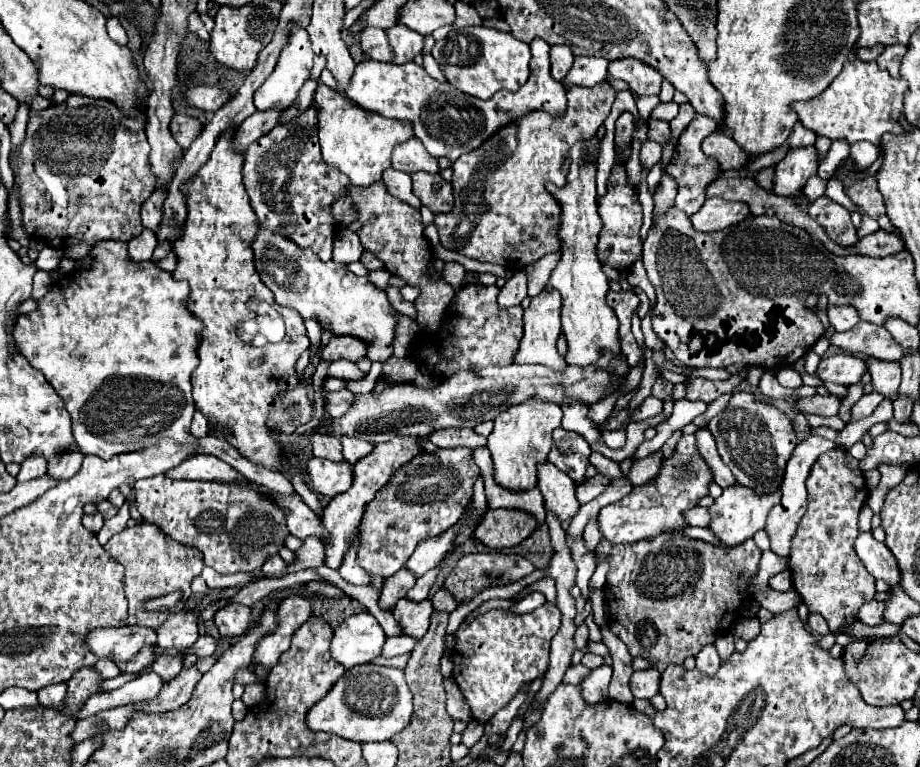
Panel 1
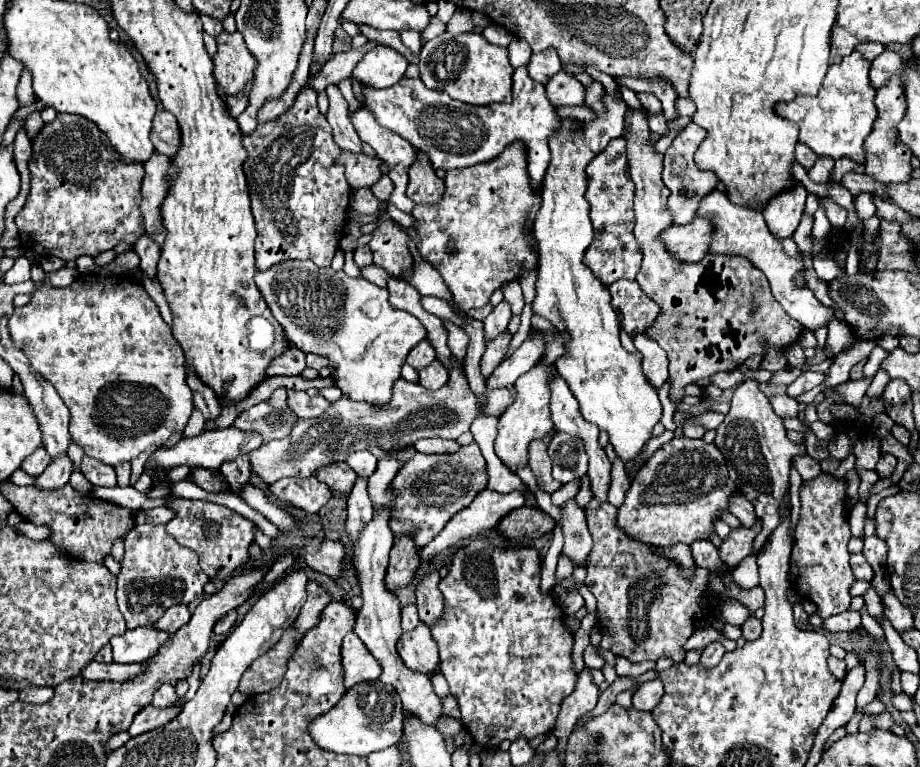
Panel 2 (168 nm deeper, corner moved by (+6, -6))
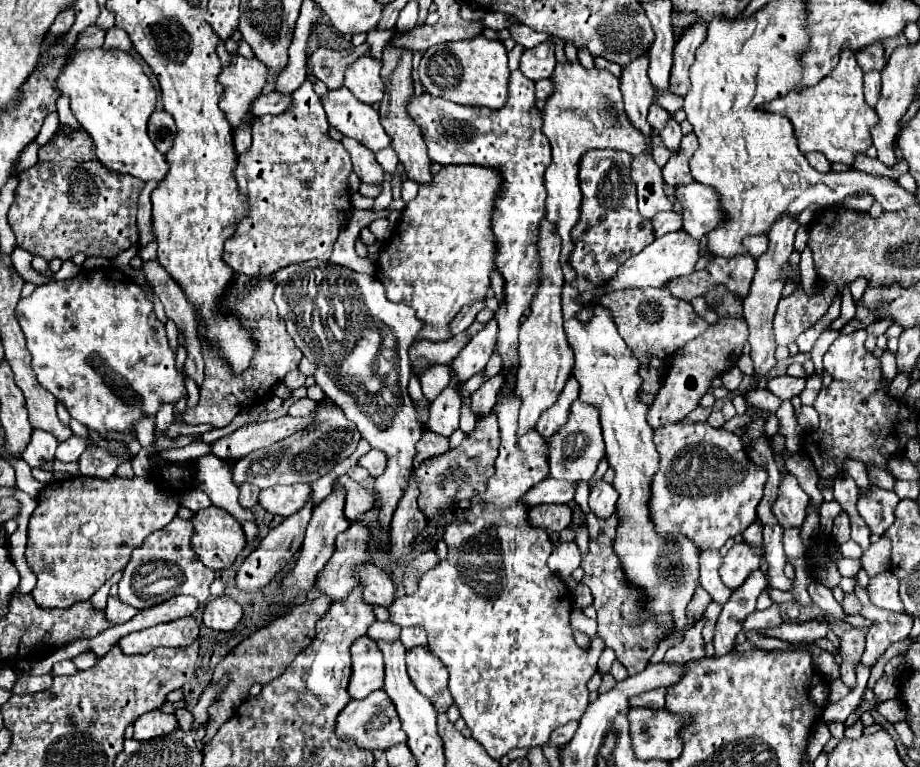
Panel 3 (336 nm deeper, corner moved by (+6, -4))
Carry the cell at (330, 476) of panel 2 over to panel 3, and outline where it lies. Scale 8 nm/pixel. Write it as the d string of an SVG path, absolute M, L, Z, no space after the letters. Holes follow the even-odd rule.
M347 474L335 480L335 486L341 484L347 490L347 500L345 500L345 516L349 520L357 520L365 512L377 506L377 496L365 488L361 488L357 482L353 482Z

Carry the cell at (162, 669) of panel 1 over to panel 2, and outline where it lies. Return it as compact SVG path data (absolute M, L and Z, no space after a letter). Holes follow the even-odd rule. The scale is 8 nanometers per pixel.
M161 684L161 688L155 692L155 696L153 696L153 704L157 706L157 708L165 708L165 706L171 706L171 704L175 704L179 698L177 698L177 694L175 694L175 688L171 686L171 684Z

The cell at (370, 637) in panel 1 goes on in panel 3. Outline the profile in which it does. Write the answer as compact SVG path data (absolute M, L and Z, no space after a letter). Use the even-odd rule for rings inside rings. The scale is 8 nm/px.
M367 636L359 638L351 646L353 656L353 672L349 682L349 696L351 698L365 698L375 690L383 688L383 654L373 640Z

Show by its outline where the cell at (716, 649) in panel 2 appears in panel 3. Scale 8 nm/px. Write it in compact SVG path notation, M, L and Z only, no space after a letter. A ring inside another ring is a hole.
M755 570L741 588L737 588L729 602L723 606L723 612L715 626L715 654L729 654L735 644L735 636L743 630L745 618L755 612L757 596L761 590L767 588L767 578L761 574L761 570Z

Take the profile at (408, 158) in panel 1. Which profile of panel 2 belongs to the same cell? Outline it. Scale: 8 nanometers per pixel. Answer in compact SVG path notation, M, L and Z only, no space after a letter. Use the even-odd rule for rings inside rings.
M359 108L359 112L355 112L355 114L351 116L351 122L353 122L353 126L355 126L359 138L361 138L363 142L367 142L367 144L375 150L375 154L387 164L387 176L389 176L389 178L393 180L393 184L395 184L395 190L393 190L390 196L389 203L395 205L399 210L411 214L416 204L406 195L407 170L409 170L409 166L417 160L417 150L415 150L405 138L401 138L401 136L389 132L387 128L381 128L381 126L375 122L373 114L371 114L367 108Z

